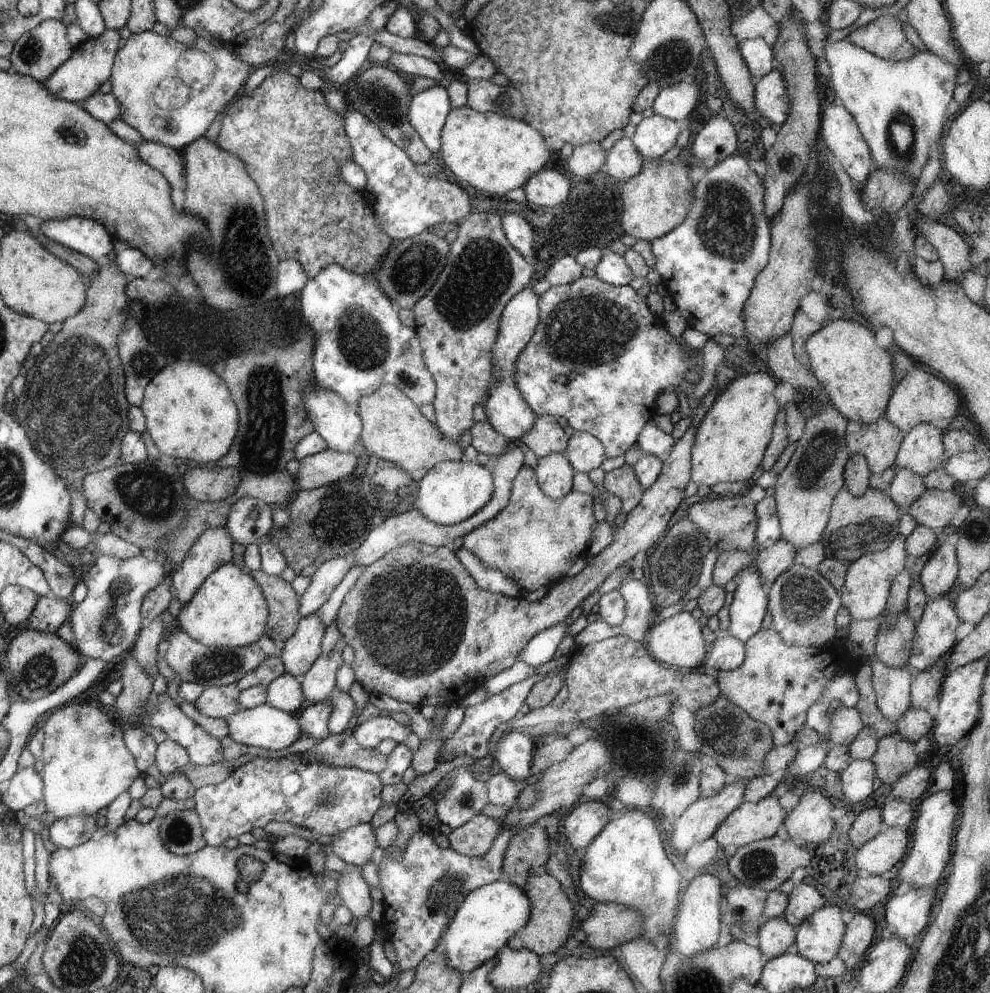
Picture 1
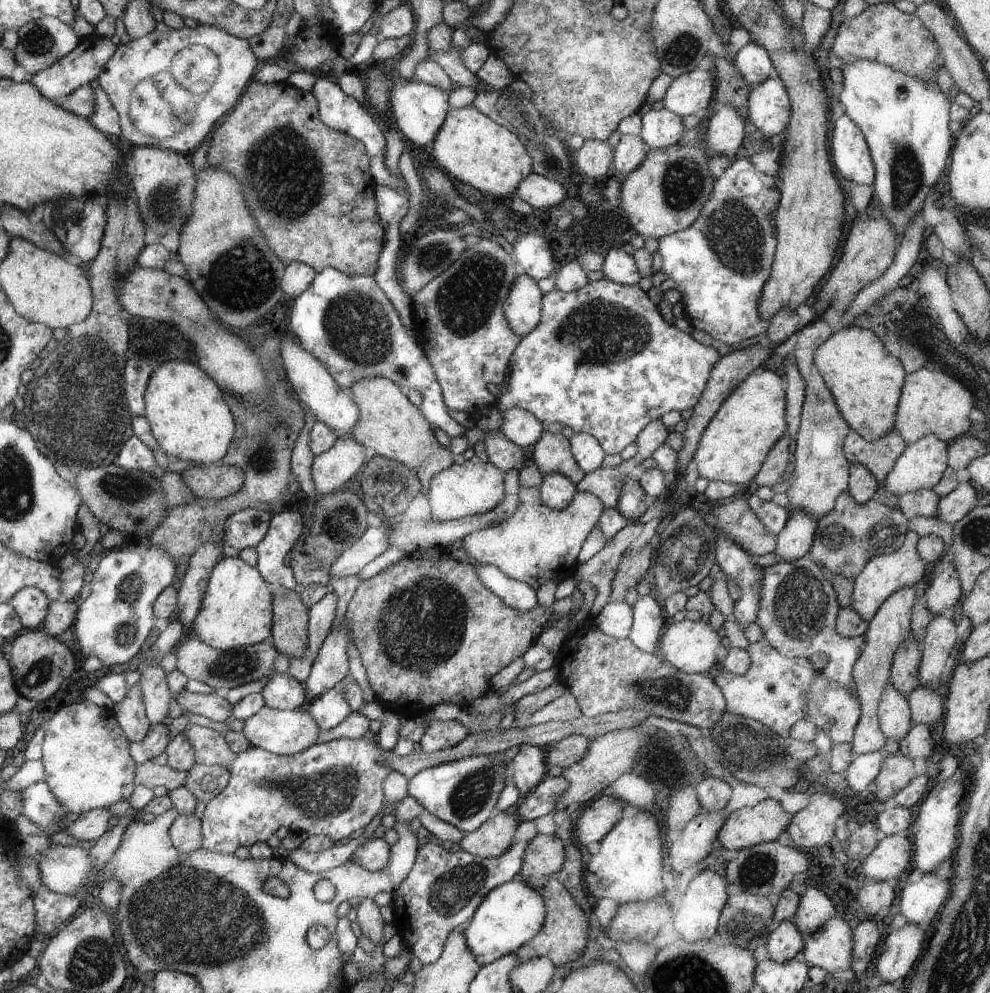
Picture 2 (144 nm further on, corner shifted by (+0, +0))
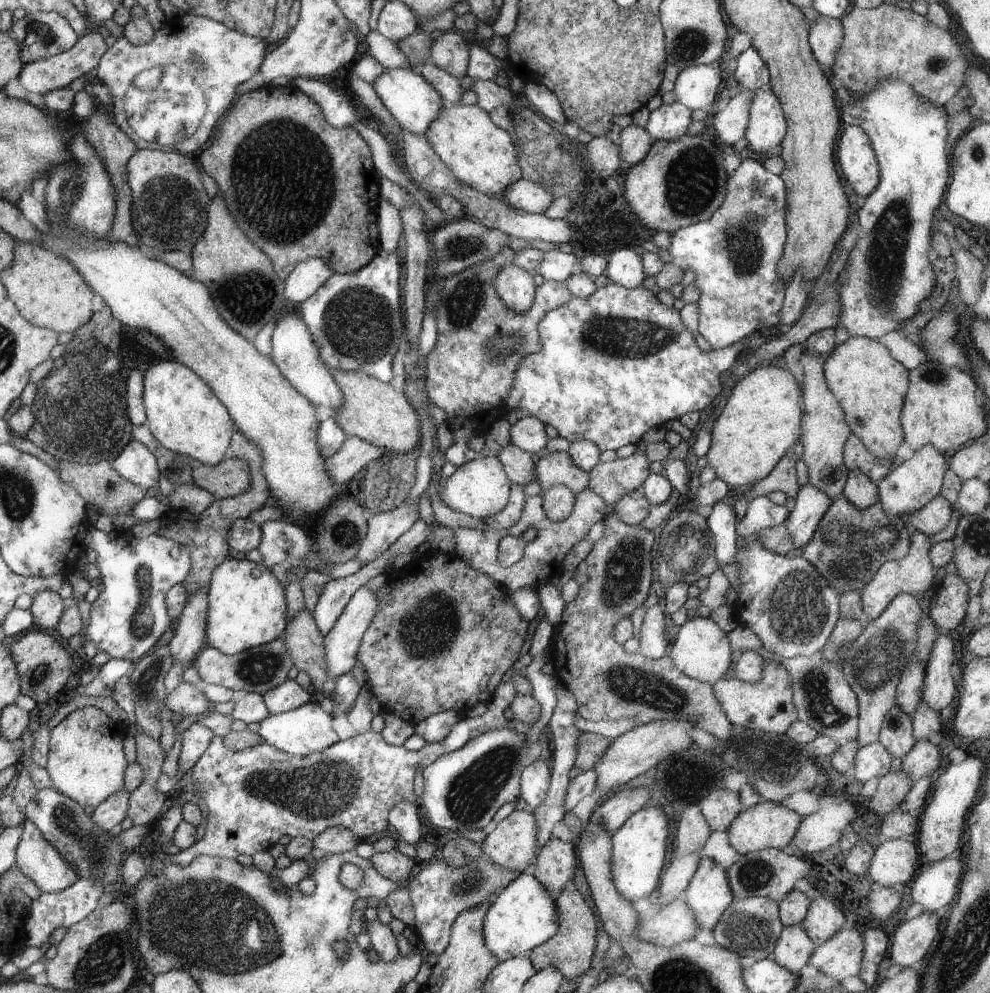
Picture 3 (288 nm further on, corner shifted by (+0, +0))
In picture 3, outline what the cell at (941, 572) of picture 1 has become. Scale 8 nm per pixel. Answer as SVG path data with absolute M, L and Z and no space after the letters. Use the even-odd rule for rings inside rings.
M945 576L935 592L929 618L939 632L949 632L965 618L969 586L959 576Z

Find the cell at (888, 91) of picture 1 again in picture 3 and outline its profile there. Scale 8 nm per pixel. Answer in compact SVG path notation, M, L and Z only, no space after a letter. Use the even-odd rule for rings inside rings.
M875 80L869 94L861 94L861 100L851 96L851 106L839 104L841 126L861 126L867 134L871 148L879 164L879 184L865 198L865 204L857 210L857 224L861 236L853 250L847 252L845 266L835 274L835 290L839 296L839 320L837 326L849 332L849 338L879 340L889 332L897 332L899 324L915 318L925 302L933 294L935 270L927 260L927 248L931 246L931 234L935 226L935 212L941 204L941 196L949 186L949 160L945 152L947 138L947 112L933 106L929 100L917 96L913 88L897 80Z

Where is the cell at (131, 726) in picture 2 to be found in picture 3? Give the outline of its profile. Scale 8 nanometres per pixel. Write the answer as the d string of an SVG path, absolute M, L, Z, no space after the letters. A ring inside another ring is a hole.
M137 728L137 734L131 734L137 744L137 756L135 764L143 768L143 782L137 790L129 794L129 818L133 820L133 826L137 824L149 824L157 826L157 820L169 810L169 796L161 794L155 788L157 778L161 776L161 764L165 758L165 752L161 750L159 742L149 738L141 728Z

